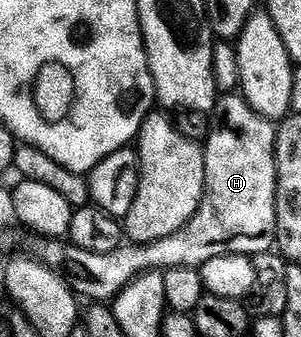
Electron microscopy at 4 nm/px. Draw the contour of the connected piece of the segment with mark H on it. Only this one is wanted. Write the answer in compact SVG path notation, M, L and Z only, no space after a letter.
M227 92L216 101L213 111L215 123L211 126L211 135L205 141L205 184L203 199L197 212L173 236L146 244L120 244L113 252L94 254L85 252L85 248L72 246L67 240L51 240L46 243L42 257L52 269L58 270L67 280L67 285L80 299L111 300L131 281L135 275L154 268L172 266L204 266L211 258L222 254L246 254L254 256L268 253L276 245L277 228L277 168L275 167L275 136L277 126L270 118L257 113L243 99L242 93Z

